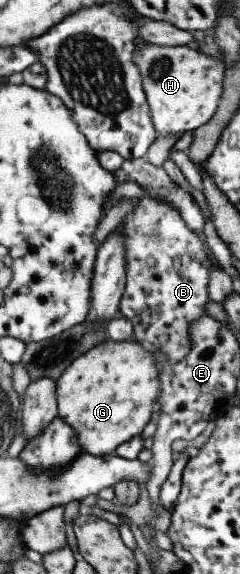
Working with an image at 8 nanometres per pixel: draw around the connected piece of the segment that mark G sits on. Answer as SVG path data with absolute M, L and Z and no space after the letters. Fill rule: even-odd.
M106 340L96 343L90 350L75 358L55 380L57 417L70 425L75 432L75 439L84 453L92 456L110 454L115 447L140 435L146 423L150 421L153 409L157 408L159 395L159 362L151 353L151 348L134 341Z

